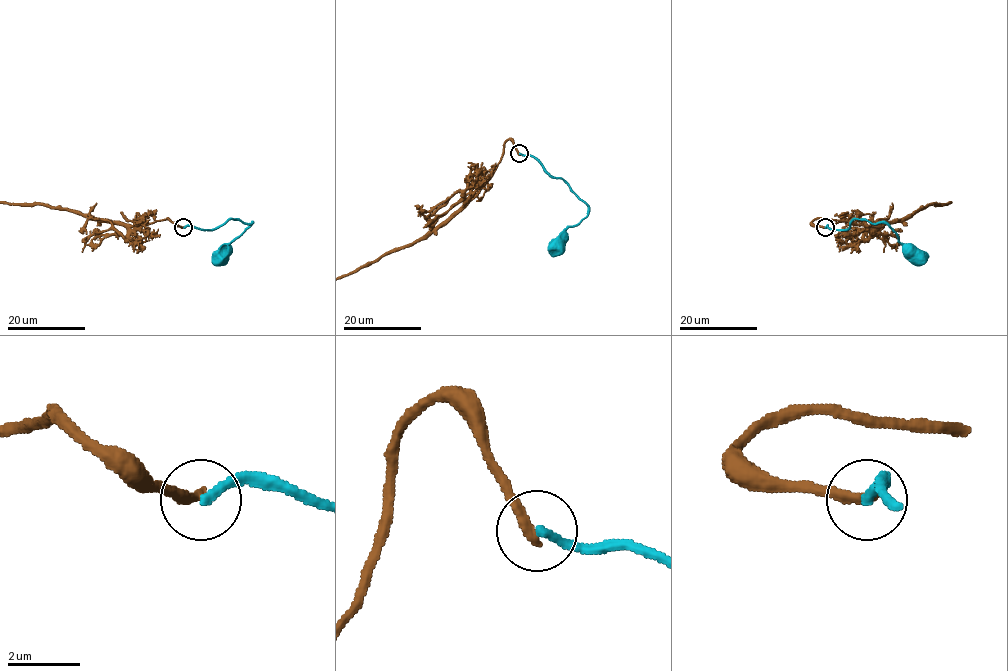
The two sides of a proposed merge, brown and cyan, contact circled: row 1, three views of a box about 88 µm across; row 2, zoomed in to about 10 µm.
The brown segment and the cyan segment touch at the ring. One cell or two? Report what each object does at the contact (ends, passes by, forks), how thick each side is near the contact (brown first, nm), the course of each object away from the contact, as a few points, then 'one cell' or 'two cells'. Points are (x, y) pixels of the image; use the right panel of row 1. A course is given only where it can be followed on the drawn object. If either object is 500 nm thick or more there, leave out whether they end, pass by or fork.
brown ends there; cyan ends there; 320 nm thick on the brown side, 240 nm on the other; cyan runs (826, 227), (846, 229), (854, 219), (886, 223), (901, 243), (914, 247), (917, 256); two cells

